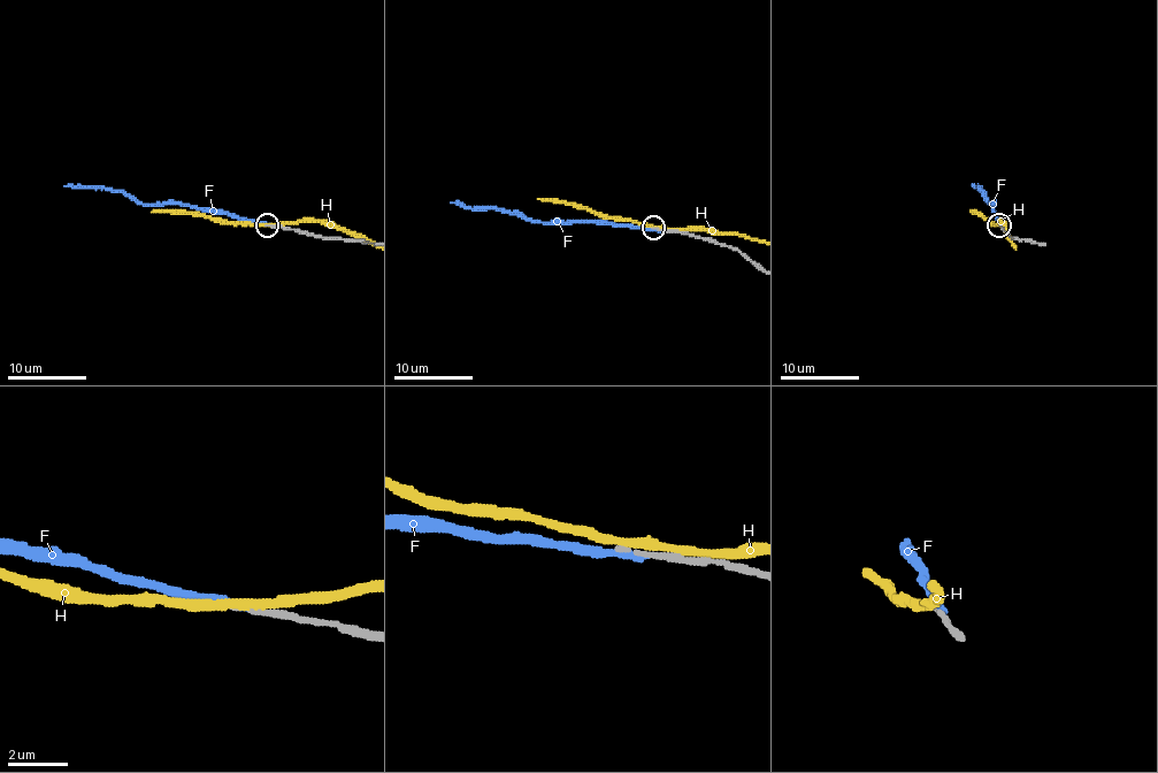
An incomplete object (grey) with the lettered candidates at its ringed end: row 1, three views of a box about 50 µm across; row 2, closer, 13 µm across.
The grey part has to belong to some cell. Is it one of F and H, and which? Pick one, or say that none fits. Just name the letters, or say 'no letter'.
no letter

